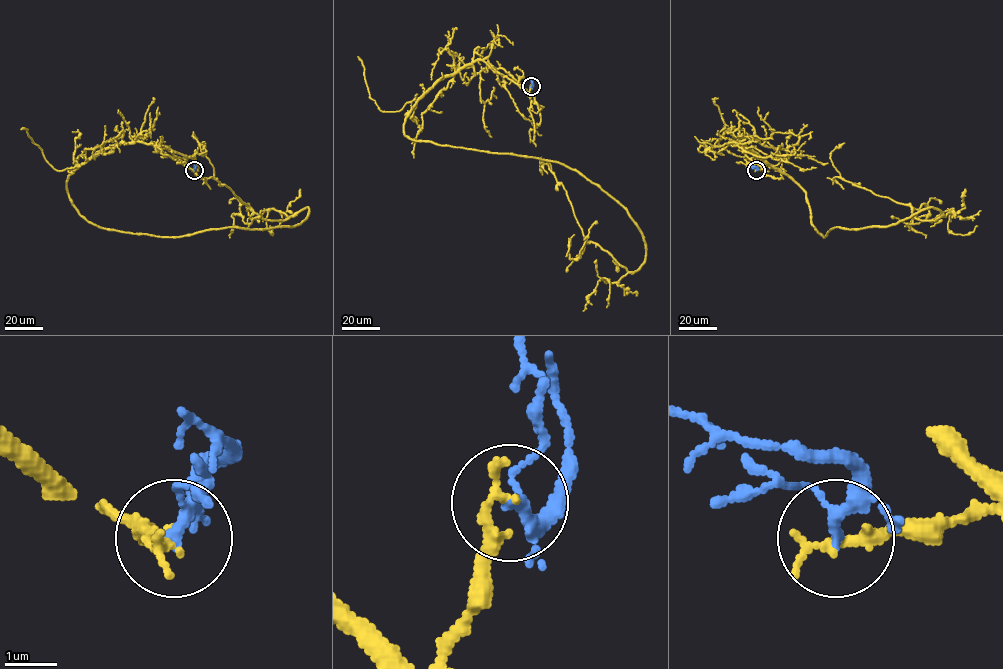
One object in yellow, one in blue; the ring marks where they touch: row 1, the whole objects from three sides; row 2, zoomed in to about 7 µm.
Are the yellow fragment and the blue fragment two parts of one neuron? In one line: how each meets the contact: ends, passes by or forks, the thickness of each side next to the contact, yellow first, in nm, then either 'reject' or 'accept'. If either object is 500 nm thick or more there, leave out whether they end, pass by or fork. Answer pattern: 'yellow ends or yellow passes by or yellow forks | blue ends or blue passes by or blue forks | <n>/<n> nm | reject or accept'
yellow ends | blue forks | 200/140 nm | reject

